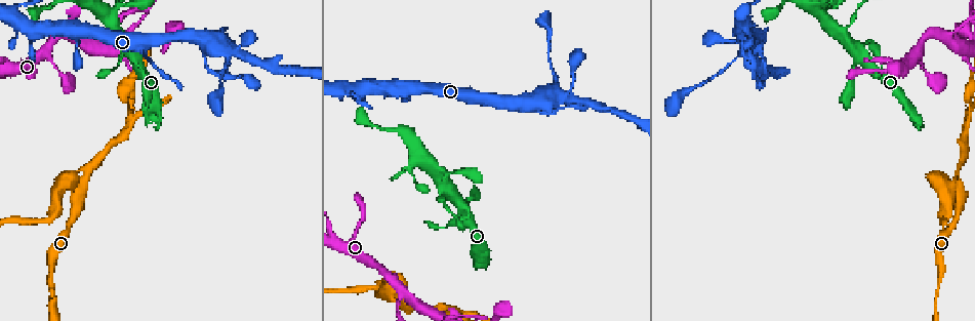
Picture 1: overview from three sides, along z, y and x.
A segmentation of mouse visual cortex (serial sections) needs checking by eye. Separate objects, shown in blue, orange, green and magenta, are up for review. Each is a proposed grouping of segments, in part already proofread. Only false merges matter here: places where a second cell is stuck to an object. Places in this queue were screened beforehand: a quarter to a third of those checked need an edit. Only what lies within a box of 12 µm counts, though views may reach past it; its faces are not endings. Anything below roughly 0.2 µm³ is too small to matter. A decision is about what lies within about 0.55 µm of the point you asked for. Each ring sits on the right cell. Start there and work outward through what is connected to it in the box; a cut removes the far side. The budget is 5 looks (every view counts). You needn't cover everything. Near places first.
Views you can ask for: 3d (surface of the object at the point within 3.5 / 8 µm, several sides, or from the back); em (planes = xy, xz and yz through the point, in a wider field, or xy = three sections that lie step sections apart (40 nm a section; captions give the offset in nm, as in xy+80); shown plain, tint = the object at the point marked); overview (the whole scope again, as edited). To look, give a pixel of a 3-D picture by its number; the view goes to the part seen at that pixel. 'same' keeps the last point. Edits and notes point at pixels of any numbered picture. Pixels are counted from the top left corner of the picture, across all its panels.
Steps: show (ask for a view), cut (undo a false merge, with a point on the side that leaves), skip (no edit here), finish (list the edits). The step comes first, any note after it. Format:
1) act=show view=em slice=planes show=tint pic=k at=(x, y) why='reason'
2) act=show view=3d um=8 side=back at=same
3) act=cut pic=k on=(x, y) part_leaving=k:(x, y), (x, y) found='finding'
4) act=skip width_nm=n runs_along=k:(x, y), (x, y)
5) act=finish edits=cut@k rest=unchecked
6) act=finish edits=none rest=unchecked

act=show view=3d um=3.5 pic=1 at=(946, 40) why='three arms meet'

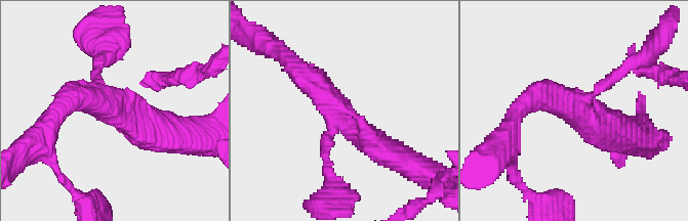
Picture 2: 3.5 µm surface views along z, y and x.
act=show view=em slice=xy step=5 show=tint pic=2 at=(344, 118) arms=3 arm_widths_nm=150,400,450

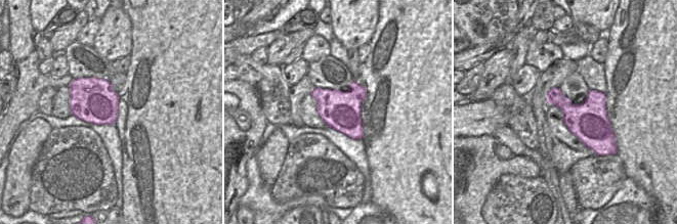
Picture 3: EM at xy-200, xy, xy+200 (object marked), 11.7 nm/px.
act=show view=em slice=xy step=2 show=tint at=same why='cut it another way'

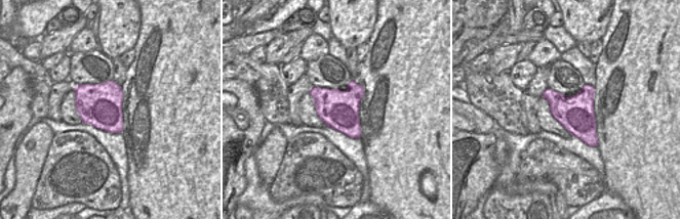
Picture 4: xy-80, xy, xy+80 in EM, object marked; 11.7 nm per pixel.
act=skip runs_along=2:(298, 70), (346, 120), (397, 157) found='all the same cell'

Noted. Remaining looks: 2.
act=show view=3d um=3.5 pic=1 at=(226, 48) why='small branch off a trunk'

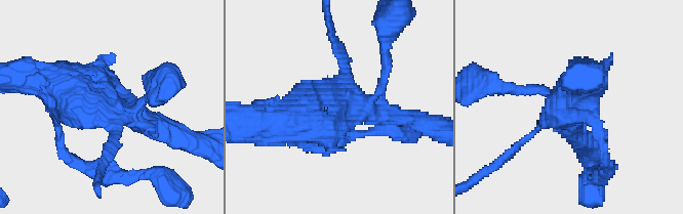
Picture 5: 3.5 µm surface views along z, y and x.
act=skip runs_along=5:(35, 76), (85, 104), (158, 126) found='one cell here'

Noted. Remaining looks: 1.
act=finish edits=none rest=unchecked

